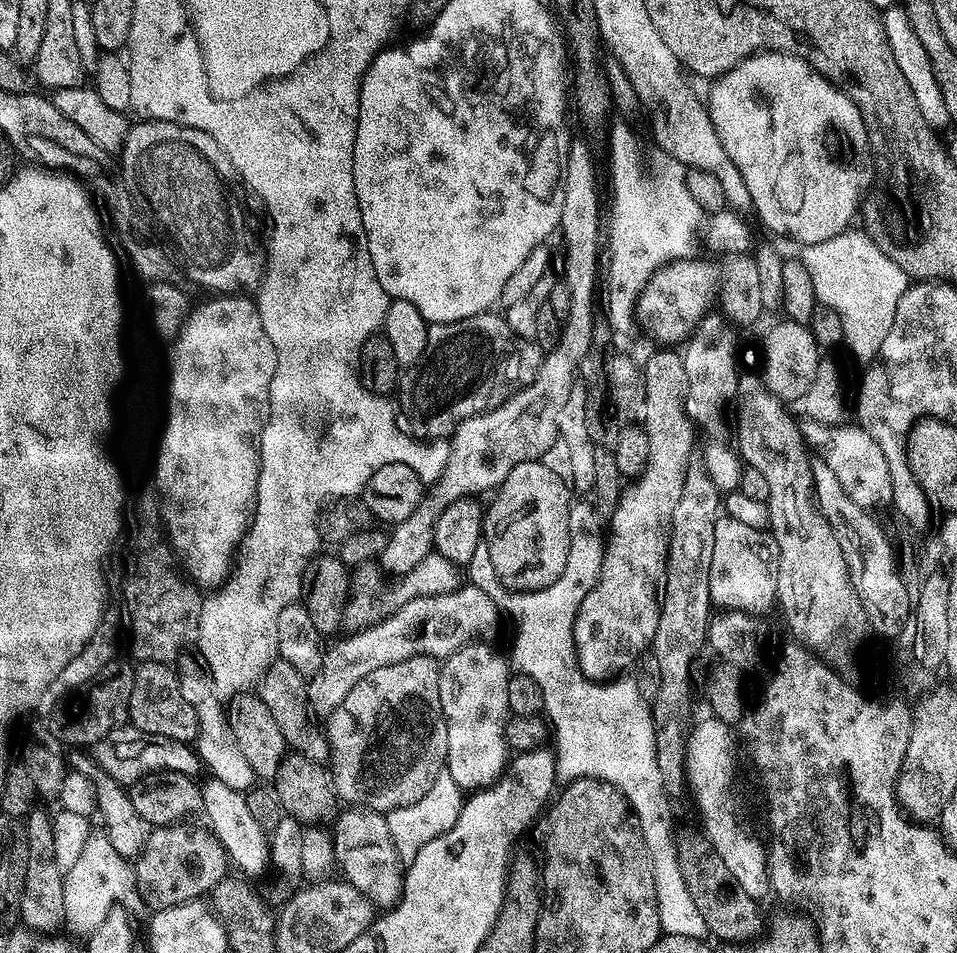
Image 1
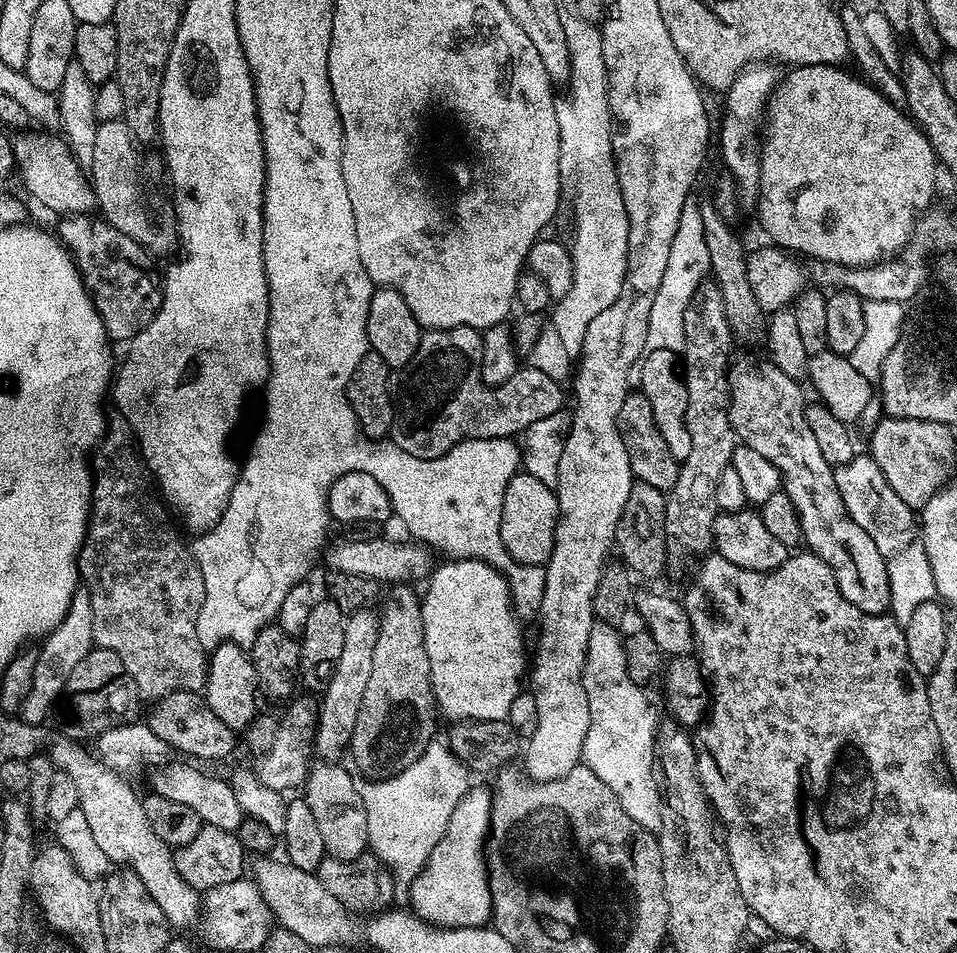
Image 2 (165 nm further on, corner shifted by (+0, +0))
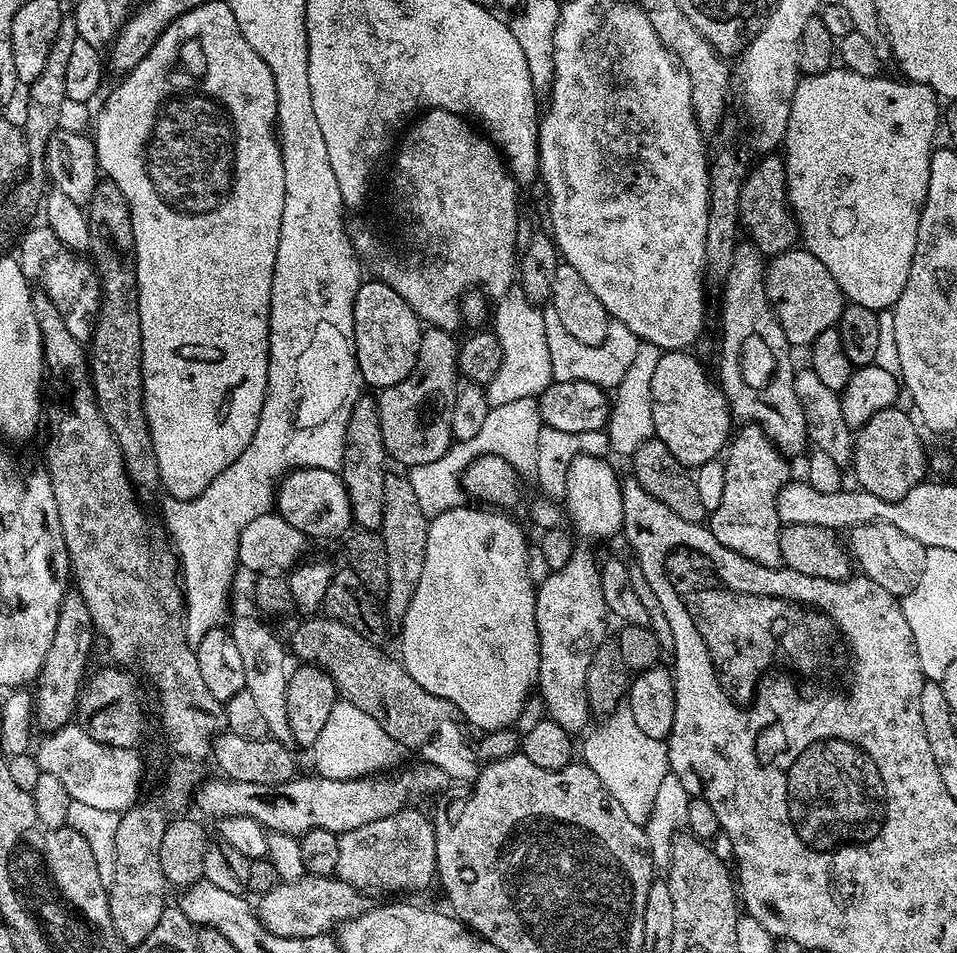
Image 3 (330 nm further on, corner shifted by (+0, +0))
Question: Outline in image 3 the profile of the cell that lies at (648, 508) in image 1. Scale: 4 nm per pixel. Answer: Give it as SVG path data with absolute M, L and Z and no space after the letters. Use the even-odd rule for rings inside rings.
M664 350L658 358L658 366L651 379L650 397L653 398L653 418L655 439L660 440L678 458L678 462L689 470L695 470L706 462L717 459L725 451L733 435L734 417L728 408L728 400L723 389L715 379L708 377L708 372L692 357L688 350Z

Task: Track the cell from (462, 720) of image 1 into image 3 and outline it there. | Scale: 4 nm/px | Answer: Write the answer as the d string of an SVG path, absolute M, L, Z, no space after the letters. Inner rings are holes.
M461 506L459 508L448 508L444 512L437 512L429 519L428 533L426 534L426 562L422 562L422 578L418 578L418 590L414 590L414 598L410 602L410 606L406 610L404 619L402 621L402 627L404 629L400 632L400 653L398 653L399 659L402 661L405 670L408 671L410 676L414 678L414 681L418 682L419 686L425 688L430 694L436 694L440 698L444 698L449 702L452 702L457 707L459 715L469 720L474 727L480 728L484 732L496 732L499 728L512 728L515 725L515 720L519 718L524 712L524 703L528 700L528 691L533 691L534 685L537 683L540 675L540 639L538 638L538 626L536 625L536 590L537 585L532 584L532 576L528 573L528 540L524 537L524 532L511 520L511 515L505 514L500 510L489 510L484 506L472 506L476 508L468 508L469 506Z

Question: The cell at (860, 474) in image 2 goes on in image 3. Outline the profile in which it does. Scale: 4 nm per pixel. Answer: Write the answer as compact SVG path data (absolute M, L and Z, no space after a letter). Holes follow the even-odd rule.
M873 522L860 524L851 536L850 552L859 571L869 580L878 582L882 590L886 590L891 596L903 598L914 590L914 586L918 586L918 578L922 578L922 570L926 566L928 549L914 542L910 534L902 534L898 526Z

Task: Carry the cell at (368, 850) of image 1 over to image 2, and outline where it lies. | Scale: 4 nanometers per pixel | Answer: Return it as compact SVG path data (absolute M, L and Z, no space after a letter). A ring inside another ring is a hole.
M320 762L317 765L309 771L302 785L302 799L310 806L318 822L325 853L334 860L356 860L369 851L370 836L357 785L352 785L351 778L342 769L332 768L336 766L331 763Z

